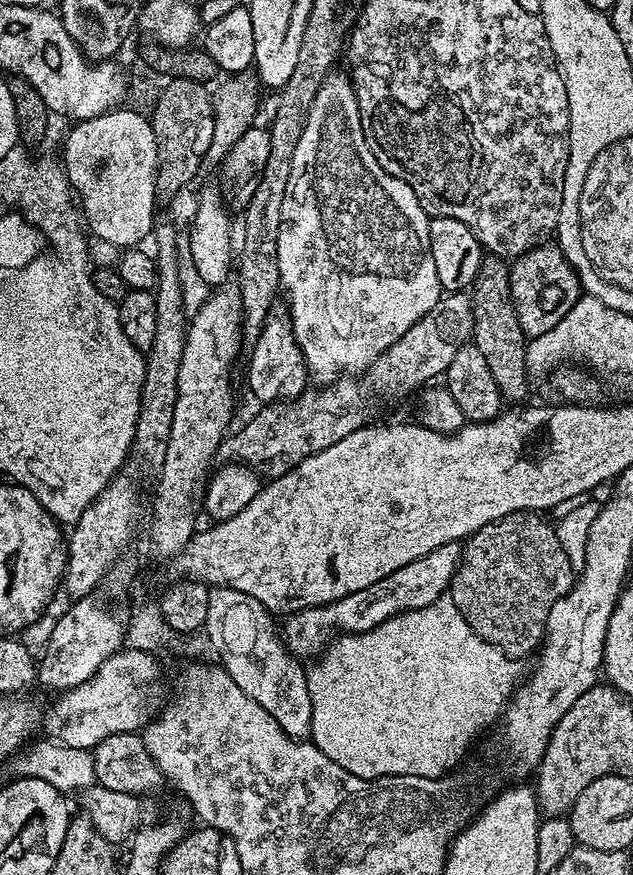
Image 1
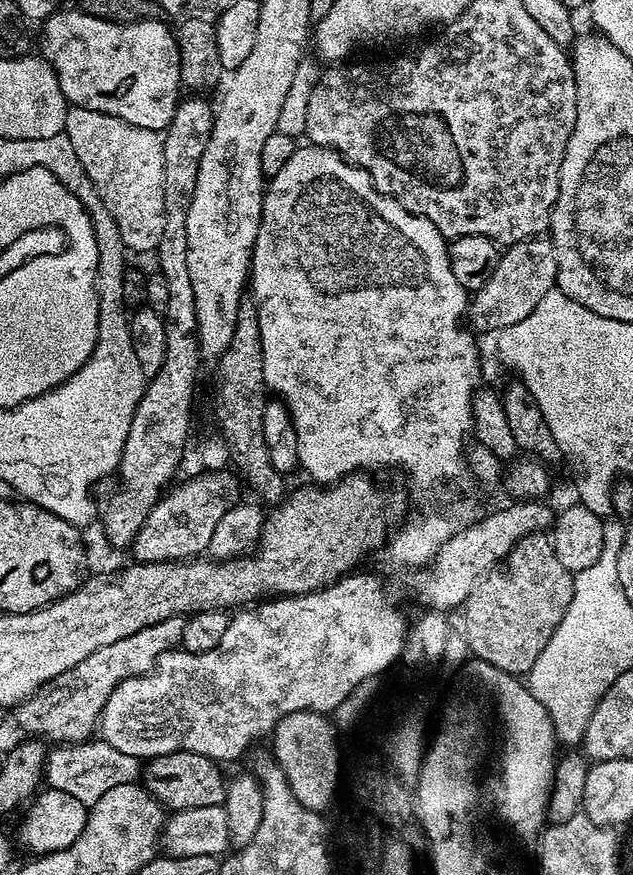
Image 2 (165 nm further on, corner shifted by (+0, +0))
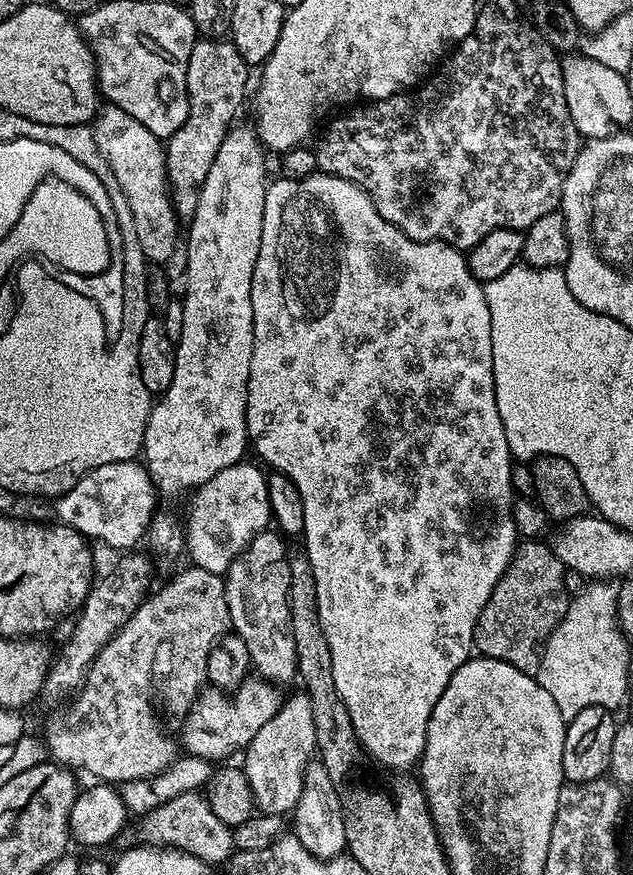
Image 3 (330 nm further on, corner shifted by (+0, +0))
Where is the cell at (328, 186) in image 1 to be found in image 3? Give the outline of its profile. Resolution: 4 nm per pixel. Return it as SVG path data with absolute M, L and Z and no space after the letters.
M317 171L301 180L291 178L273 179L268 186L266 206L262 218L262 242L258 250L258 258L254 262L252 275L252 289L250 302L254 312L252 323L252 357L250 358L250 378L248 379L248 405L246 406L246 426L251 447L269 464L269 469L281 472L298 490L302 498L302 514L304 515L304 534L302 537L303 555L308 557L310 570L314 574L314 594L318 608L318 622L322 634L326 638L326 646L330 650L330 666L334 674L334 686L339 694L354 728L356 741L365 753L368 752L384 768L408 768L419 761L424 753L426 730L430 722L430 714L434 714L434 702L442 698L442 690L446 690L446 682L454 678L454 670L462 666L473 655L476 638L476 623L480 621L482 610L494 590L494 586L504 577L504 571L512 561L512 555L518 547L518 535L515 528L515 519L512 517L514 505L512 489L512 469L514 457L506 442L506 430L502 426L502 418L498 414L496 405L496 391L494 390L494 370L492 369L492 327L490 326L490 310L484 297L484 284L475 280L468 270L468 261L465 253L458 248L443 244L440 240L412 240L402 230L398 230L374 206L374 202L364 189L354 182L343 180L337 176L330 176L327 172Z

